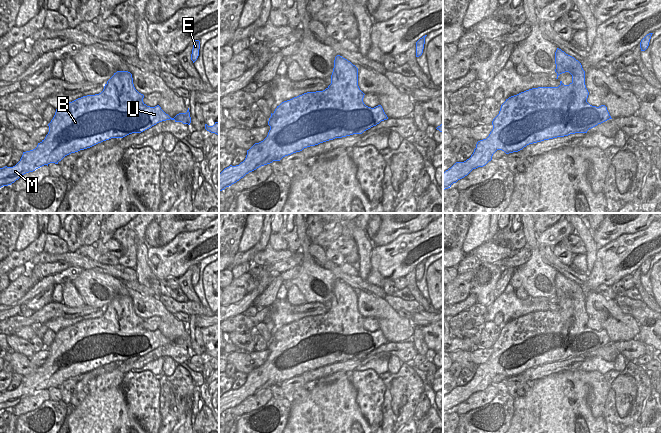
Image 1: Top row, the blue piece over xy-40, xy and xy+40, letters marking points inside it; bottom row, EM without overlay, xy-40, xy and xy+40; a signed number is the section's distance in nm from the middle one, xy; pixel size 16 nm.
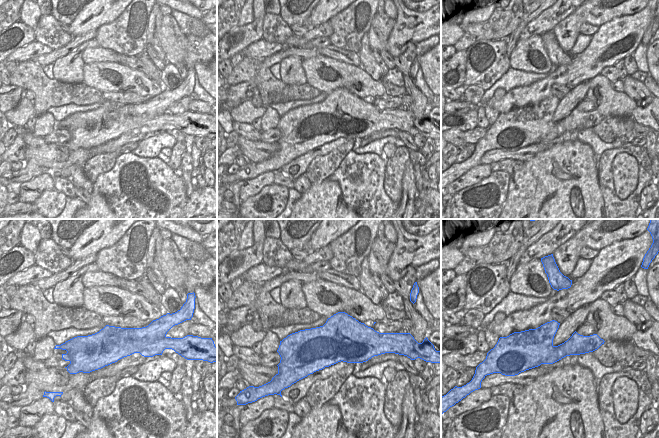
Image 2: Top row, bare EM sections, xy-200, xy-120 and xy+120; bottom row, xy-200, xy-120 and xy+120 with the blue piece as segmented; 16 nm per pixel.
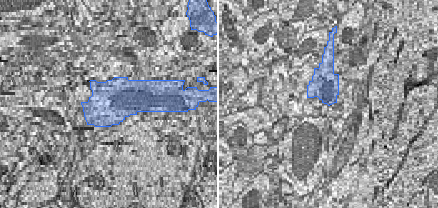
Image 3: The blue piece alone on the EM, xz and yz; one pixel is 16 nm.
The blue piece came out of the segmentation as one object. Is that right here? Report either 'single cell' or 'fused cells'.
fused cells

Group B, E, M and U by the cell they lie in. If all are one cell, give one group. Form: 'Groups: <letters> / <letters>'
Groups: B M U / E

